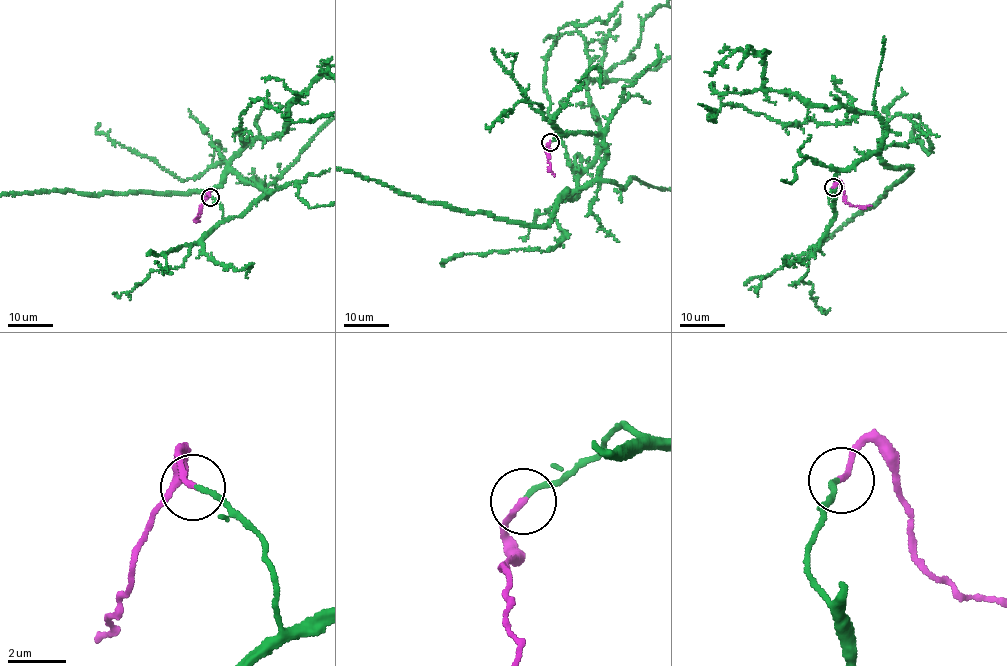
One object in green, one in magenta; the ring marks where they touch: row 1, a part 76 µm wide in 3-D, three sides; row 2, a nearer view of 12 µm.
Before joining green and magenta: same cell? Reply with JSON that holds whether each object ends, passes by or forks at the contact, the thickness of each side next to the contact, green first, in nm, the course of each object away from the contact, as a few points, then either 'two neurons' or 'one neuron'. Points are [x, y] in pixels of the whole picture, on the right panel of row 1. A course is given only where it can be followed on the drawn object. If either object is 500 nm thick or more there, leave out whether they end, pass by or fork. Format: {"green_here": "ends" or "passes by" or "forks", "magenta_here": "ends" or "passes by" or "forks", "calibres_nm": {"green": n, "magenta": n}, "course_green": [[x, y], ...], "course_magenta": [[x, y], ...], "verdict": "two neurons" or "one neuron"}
{"green_here": "ends", "magenta_here": "ends", "calibres_nm": {"green": 170, "magenta": 190}, "course_magenta": [[834, 188], [838, 182], [844, 199], [852, 205], [872, 205]], "verdict": "one neuron"}

